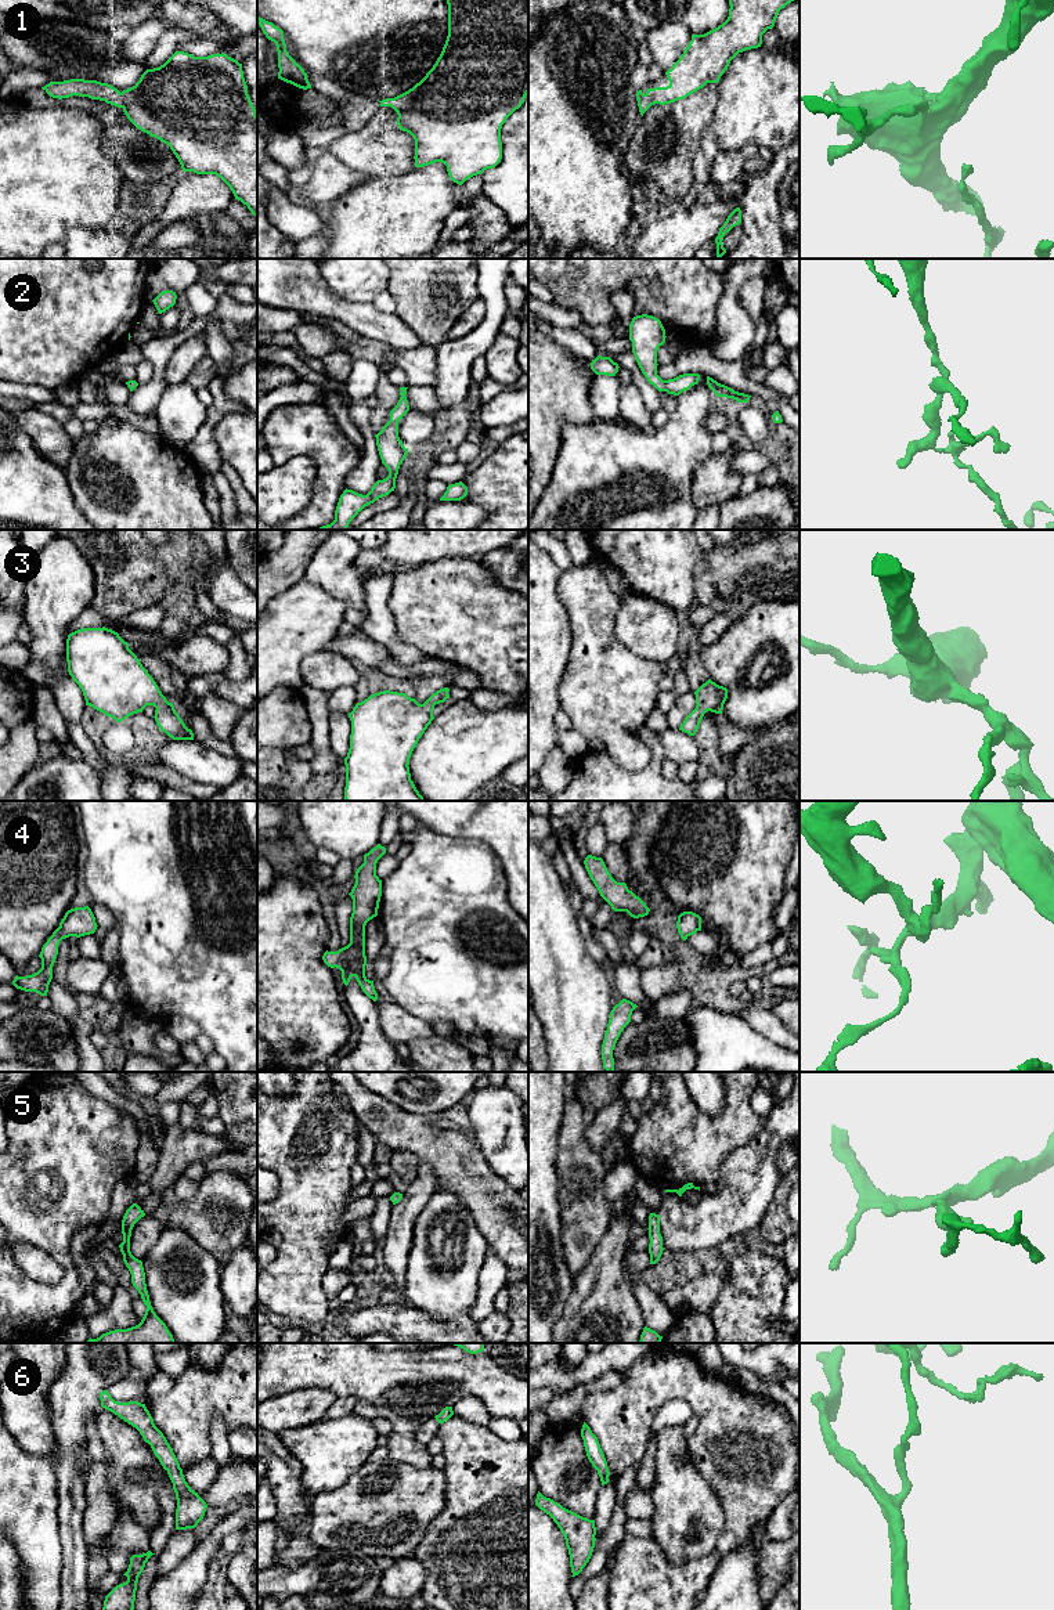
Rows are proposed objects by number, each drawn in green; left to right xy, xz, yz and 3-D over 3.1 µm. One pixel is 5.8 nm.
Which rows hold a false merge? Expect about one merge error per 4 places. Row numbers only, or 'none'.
none

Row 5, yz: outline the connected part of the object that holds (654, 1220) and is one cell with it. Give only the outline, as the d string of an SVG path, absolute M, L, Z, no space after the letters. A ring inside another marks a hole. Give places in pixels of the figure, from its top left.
M650 1213L649 1216L649 1253L650 1253L650 1264L656 1264L663 1255L663 1237L660 1234L660 1216L656 1213Z

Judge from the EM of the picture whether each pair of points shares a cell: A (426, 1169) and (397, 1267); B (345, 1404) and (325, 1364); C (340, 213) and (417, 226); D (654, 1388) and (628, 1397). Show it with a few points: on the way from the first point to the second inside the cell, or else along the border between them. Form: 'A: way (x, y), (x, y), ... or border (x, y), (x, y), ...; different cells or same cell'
A: way (417, 1194), (403, 1216), (397, 1242); same cell
B: border (338, 1396), (354, 1396), (358, 1400); different cells
C: way (360, 223), (397, 223); same cell
D: way (648, 1388), (635, 1397); same cell

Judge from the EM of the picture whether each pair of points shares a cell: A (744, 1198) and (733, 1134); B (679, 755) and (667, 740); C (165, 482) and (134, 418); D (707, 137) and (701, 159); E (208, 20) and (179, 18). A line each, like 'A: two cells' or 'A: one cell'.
A: two cells
B: one cell
C: two cells
D: one cell
E: one cell

